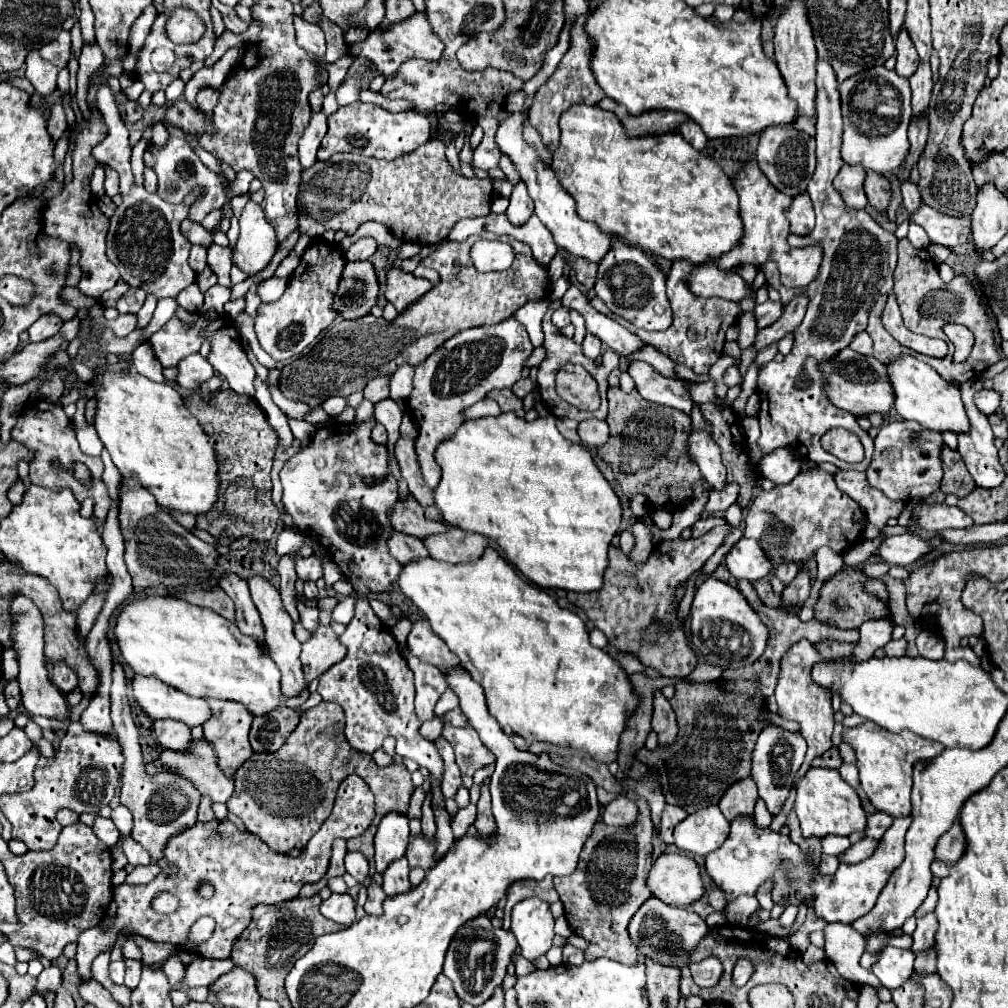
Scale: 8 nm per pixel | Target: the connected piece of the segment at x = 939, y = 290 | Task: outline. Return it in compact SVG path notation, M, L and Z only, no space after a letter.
M907 238L899 240L899 262L897 262L897 268L895 268L895 296L897 296L905 326L915 334L923 334L923 336L929 336L929 338L941 338L941 340L947 342L943 326L949 324L949 322L963 324L973 332L975 346L973 346L971 356L965 362L955 364L951 360L953 358L951 354L945 360L931 360L931 358L923 358L923 354L919 354L919 360L929 360L931 368L935 368L945 380L963 384L967 380L979 378L991 364L1001 360L1001 356L995 348L995 340L993 340L991 318L985 310L983 298L973 288L971 280L967 280L967 276L963 276L963 274L959 274L959 276L955 274L955 278L949 284L945 284L939 276L935 262L929 256L921 260L919 250L915 250L909 244Z

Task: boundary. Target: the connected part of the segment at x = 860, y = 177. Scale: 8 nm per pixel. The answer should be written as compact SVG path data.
M843 164L837 178L833 180L835 190L841 194L843 202L851 208L865 208L867 206L867 196L863 192L865 174L867 174L865 168Z

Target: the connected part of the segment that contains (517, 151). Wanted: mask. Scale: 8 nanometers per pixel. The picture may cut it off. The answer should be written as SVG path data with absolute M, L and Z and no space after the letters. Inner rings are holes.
M521 112L509 114L509 118L503 124L499 124L497 144L499 144L501 152L505 152L511 158L511 162L519 170L521 178L525 180L525 184L529 188L529 194L535 202L535 214L549 228L557 246L561 246L563 250L567 250L569 254L573 254L577 258L585 258L585 260L591 260L591 262L599 264L599 260L603 260L603 256L611 250L613 240L609 236L603 236L603 232L599 232L599 226L595 226L593 222L581 220L577 216L575 200L571 196L567 196L567 192L563 190L563 186L559 184L557 176L555 176L555 172L549 166L545 166L543 162L537 160L535 150L523 140L521 134L523 134L523 114Z

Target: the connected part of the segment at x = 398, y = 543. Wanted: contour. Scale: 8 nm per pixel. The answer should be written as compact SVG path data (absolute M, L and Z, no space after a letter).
M401 532L391 534L389 550L391 550L391 556L395 560L399 560L403 566L429 556L425 544L419 538L413 538L413 536L407 536L407 534L401 534Z

